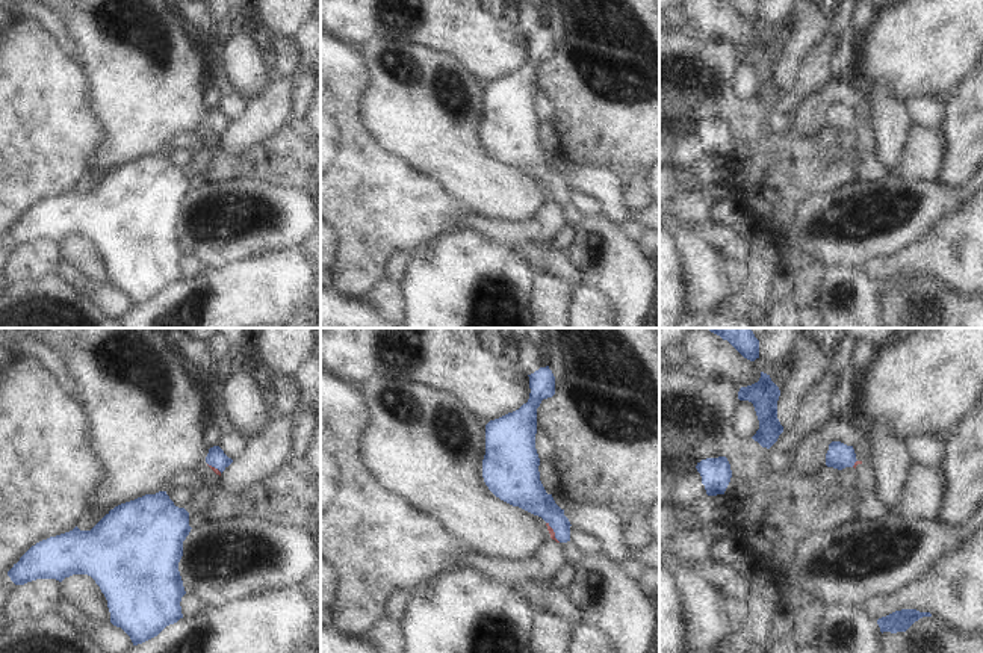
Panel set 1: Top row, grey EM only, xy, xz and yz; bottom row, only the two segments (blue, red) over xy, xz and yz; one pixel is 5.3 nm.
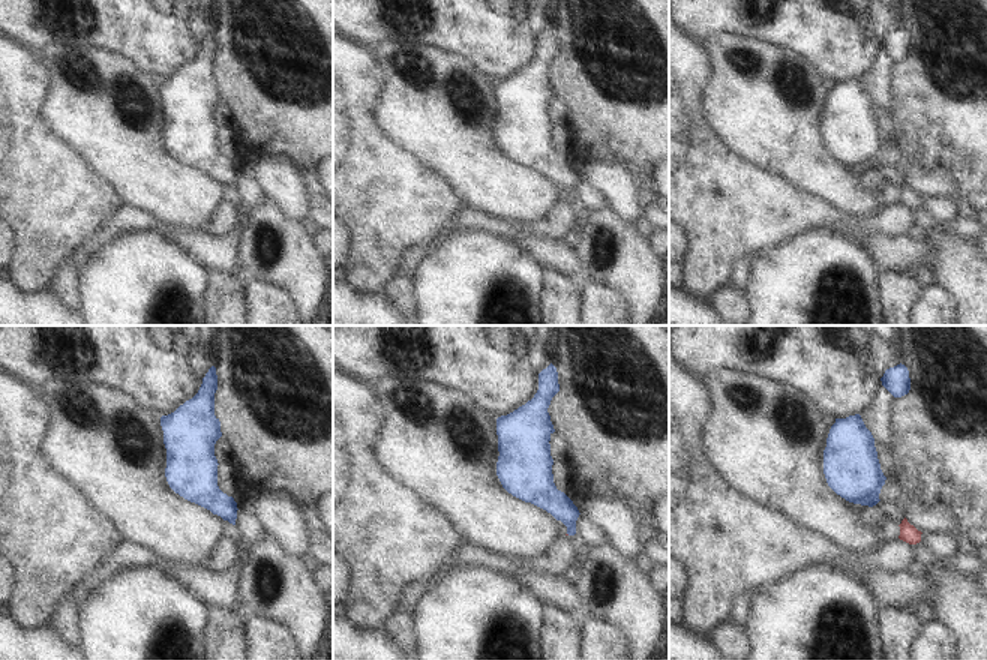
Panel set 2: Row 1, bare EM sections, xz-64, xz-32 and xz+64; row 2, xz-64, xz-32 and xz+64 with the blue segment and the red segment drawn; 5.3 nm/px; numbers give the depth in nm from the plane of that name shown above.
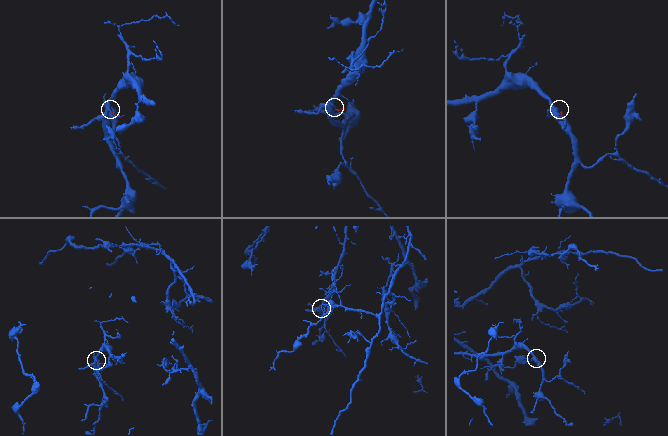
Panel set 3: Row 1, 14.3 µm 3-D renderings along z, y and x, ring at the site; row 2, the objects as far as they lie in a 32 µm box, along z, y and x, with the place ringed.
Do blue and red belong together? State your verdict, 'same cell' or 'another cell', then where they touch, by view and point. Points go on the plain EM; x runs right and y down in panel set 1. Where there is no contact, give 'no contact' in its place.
same cell; meets blue in xz at (554, 192)

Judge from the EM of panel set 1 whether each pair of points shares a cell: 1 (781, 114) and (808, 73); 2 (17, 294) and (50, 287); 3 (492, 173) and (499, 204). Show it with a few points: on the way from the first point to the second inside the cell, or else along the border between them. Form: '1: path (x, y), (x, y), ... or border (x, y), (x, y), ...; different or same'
1: path (788, 103), (806, 83); same
2: path (24, 294), (43, 294); same
3: path (492, 180), (492, 186), (499, 197); same

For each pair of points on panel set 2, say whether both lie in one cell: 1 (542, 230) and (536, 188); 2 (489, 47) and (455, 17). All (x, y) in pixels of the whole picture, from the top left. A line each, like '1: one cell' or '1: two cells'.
1: two cells
2: one cell

